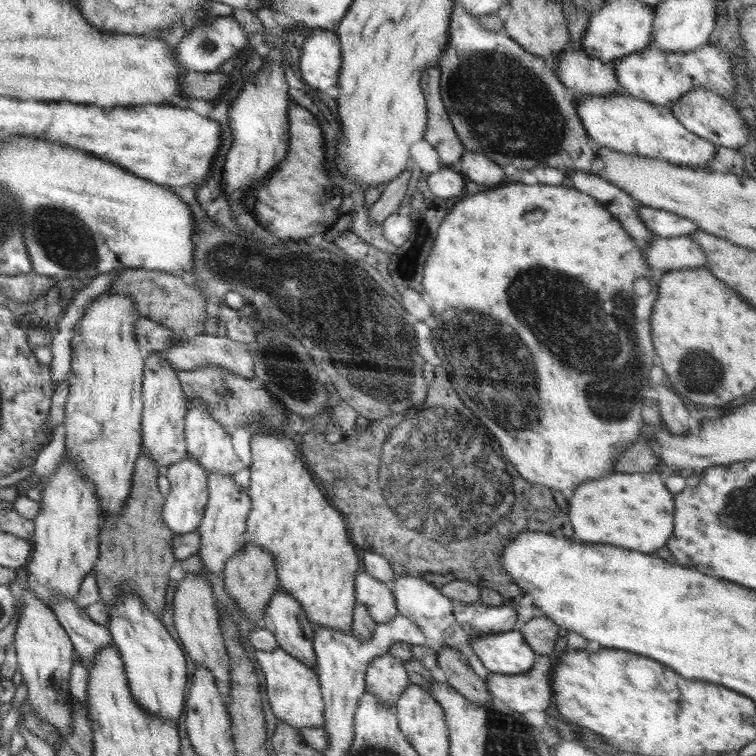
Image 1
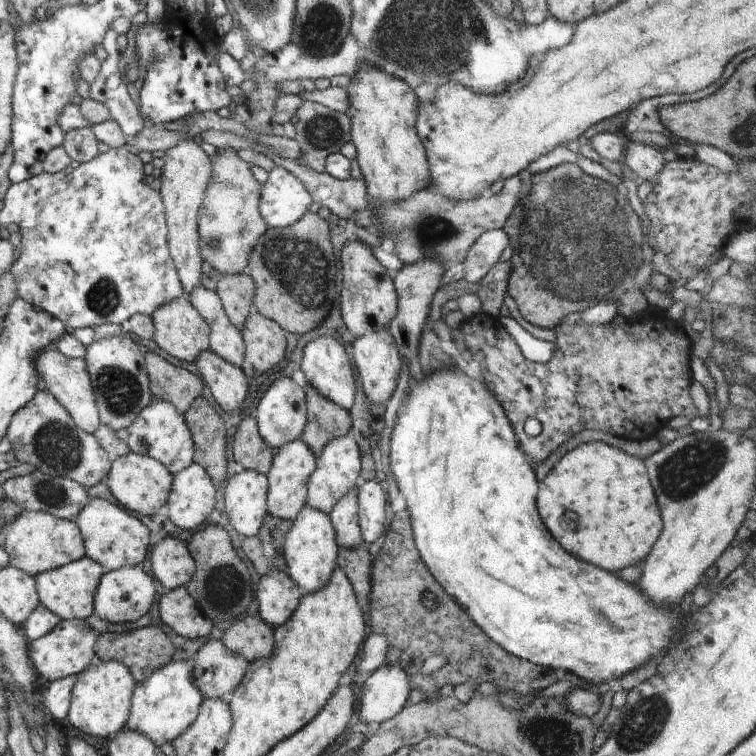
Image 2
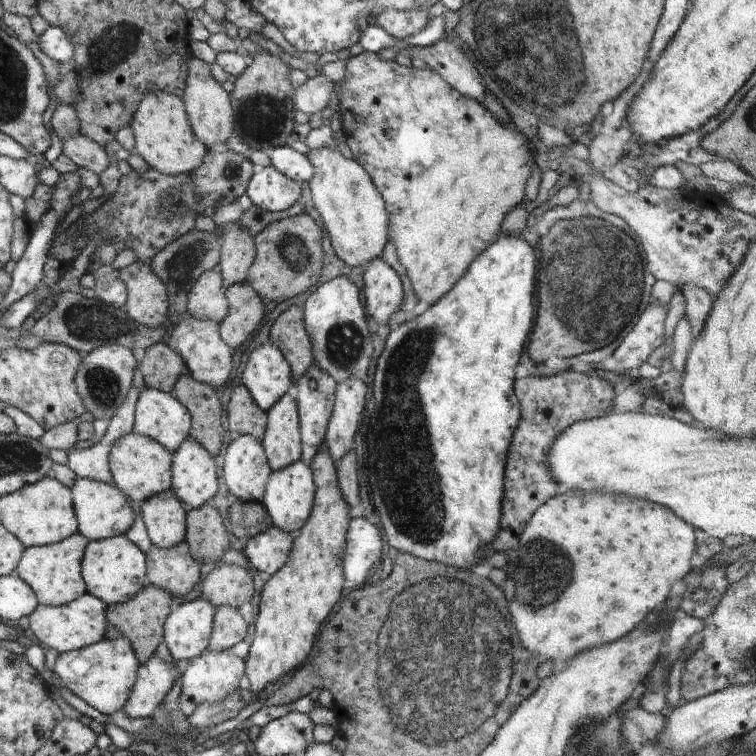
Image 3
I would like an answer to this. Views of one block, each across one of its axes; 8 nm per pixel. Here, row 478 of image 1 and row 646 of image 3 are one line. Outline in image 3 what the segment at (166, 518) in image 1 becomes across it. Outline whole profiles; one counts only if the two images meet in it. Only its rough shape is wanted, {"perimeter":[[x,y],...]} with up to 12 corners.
{"perimeter":[[202,598],[169,614],[163,640],[184,665],[207,650],[215,608]]}

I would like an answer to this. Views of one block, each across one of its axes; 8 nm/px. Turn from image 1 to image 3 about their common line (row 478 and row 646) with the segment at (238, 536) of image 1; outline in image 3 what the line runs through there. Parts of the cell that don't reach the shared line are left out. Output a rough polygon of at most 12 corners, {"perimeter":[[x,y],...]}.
{"perimeter":[[222,605],[213,616],[208,651],[230,651],[246,638],[237,608]]}

